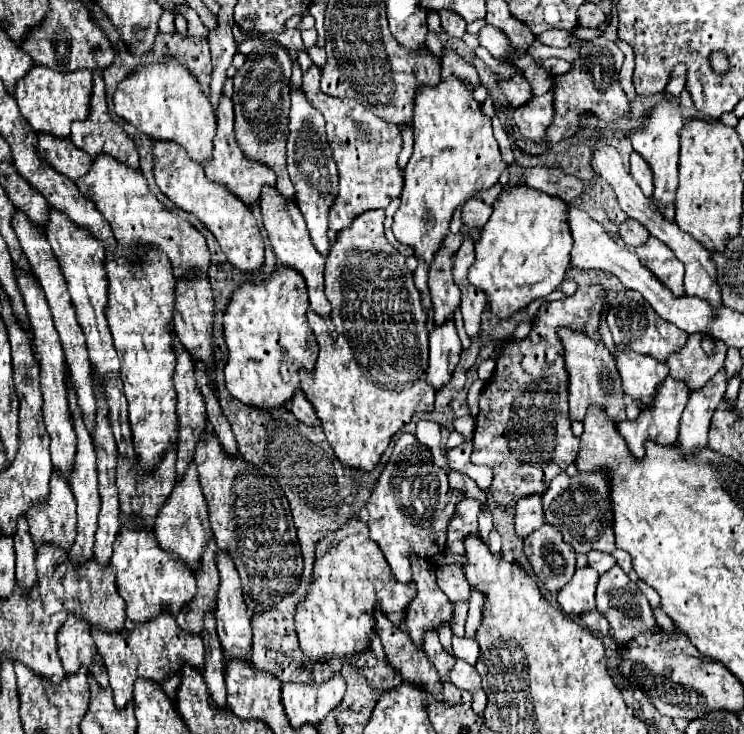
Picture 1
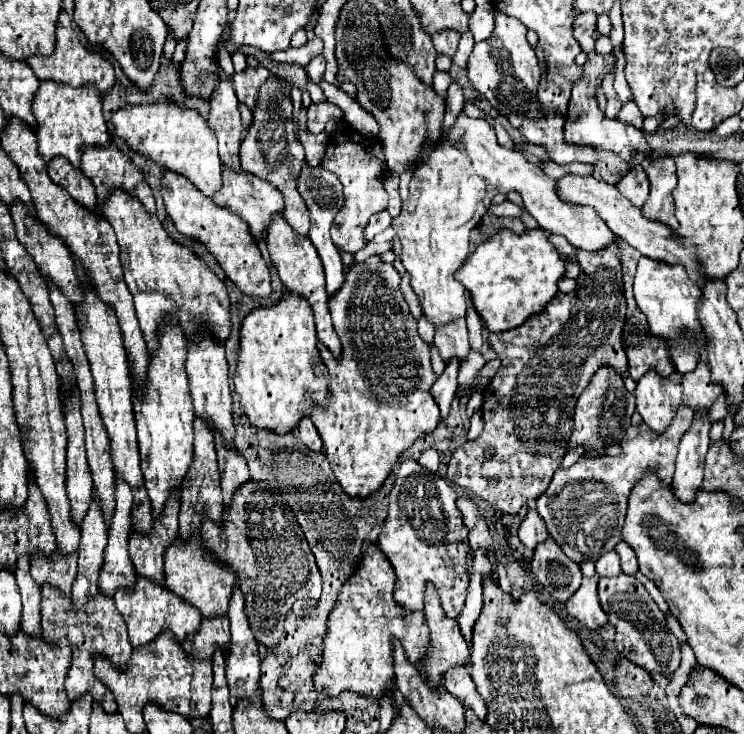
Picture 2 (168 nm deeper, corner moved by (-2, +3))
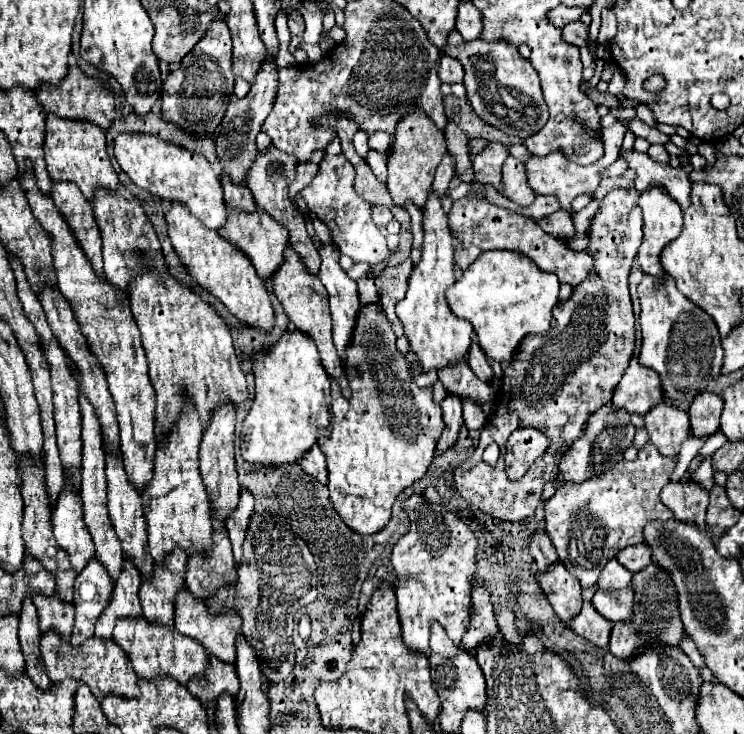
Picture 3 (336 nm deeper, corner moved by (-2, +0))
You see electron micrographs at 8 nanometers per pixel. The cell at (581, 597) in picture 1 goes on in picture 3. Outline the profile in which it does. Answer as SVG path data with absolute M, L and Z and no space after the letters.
M584 602L582 610L578 616L572 618L570 622L570 628L584 636L586 640L590 640L594 646L600 646L600 648L608 648L608 638L610 638L610 630L612 630L612 622L610 620L604 620L596 608L592 608L590 602Z

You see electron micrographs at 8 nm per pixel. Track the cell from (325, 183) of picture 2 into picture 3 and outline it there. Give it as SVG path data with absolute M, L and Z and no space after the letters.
M322 244L320 246L320 280L328 290L330 296L330 312L332 312L332 334L334 344L338 348L340 358L346 356L348 340L352 338L356 314L360 310L360 298L358 298L358 286L338 264L340 252L336 252L336 246Z

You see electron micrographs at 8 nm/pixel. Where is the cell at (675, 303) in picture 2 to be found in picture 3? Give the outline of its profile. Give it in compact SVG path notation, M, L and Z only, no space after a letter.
M644 276L638 284L642 348L640 364L656 370L662 378L664 396L674 402L692 402L700 392L718 378L724 358L716 322L696 304L692 304L674 284L672 276Z

